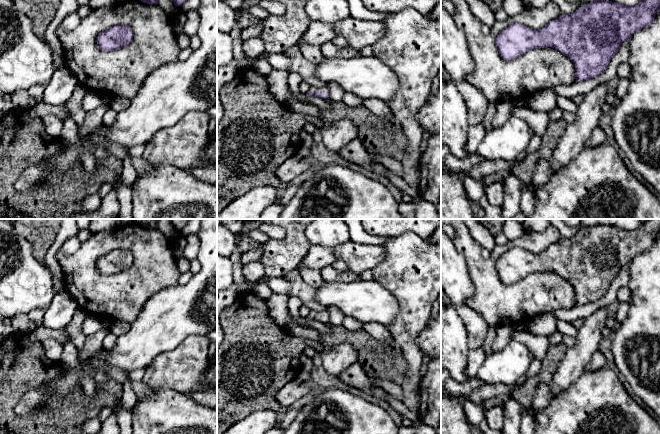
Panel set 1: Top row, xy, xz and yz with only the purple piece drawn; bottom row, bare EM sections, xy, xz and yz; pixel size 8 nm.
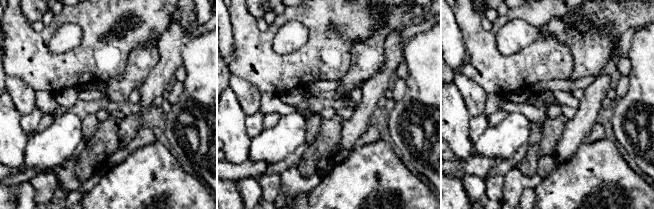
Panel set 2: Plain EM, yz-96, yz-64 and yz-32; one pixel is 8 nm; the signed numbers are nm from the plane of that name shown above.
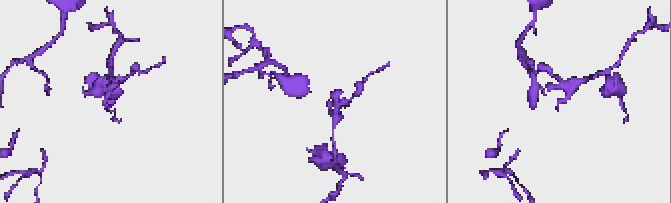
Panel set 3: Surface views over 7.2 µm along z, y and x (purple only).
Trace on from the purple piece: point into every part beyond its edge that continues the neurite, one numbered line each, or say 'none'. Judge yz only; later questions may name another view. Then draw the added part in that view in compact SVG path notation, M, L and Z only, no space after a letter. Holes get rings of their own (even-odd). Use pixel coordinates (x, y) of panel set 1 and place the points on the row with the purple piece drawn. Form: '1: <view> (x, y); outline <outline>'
none

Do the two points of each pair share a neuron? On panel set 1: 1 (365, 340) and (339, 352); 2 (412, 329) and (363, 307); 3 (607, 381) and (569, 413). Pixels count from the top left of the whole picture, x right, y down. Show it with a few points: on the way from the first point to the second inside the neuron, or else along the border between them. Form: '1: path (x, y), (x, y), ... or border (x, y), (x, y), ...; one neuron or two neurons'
1: border (334, 344), (349, 343), (356, 350), (358, 361); two neurons
2: border (396, 297), (398, 312), (396, 317), (387, 326); two neurons
3: path (598, 390), (578, 410); one neuron

